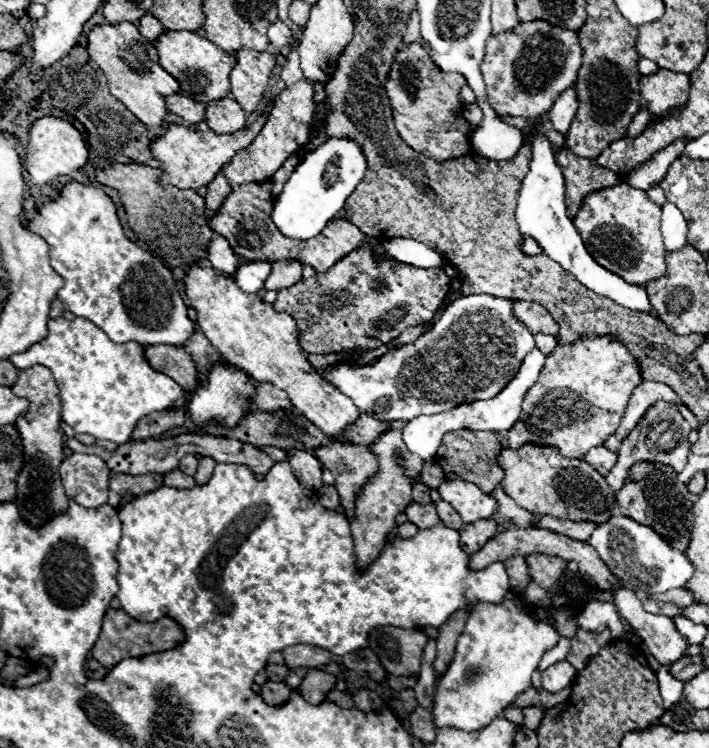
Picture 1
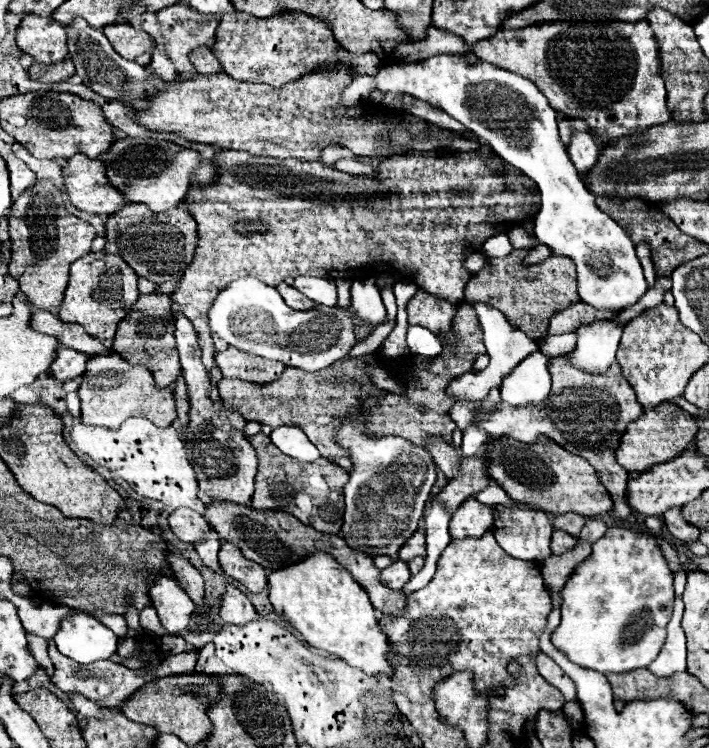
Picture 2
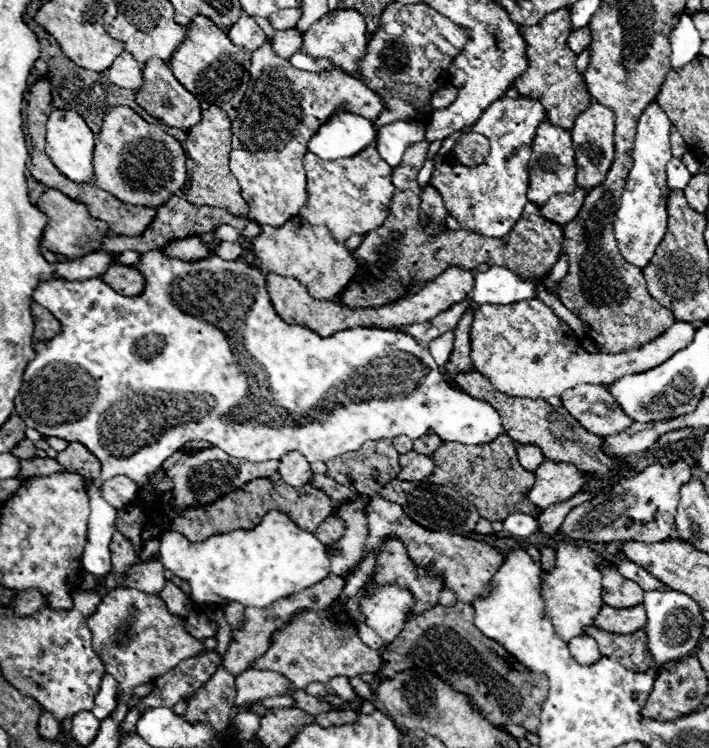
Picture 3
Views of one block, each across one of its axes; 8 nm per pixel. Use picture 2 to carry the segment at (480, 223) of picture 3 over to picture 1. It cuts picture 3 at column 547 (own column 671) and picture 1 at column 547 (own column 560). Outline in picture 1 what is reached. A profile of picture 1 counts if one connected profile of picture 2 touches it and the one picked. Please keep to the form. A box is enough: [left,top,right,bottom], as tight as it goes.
[482,20,582,116]

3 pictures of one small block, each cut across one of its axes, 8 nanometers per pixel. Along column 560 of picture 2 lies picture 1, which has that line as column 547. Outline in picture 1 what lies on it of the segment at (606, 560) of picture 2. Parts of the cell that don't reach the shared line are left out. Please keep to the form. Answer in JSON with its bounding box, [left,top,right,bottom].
[432,590,562,732]

